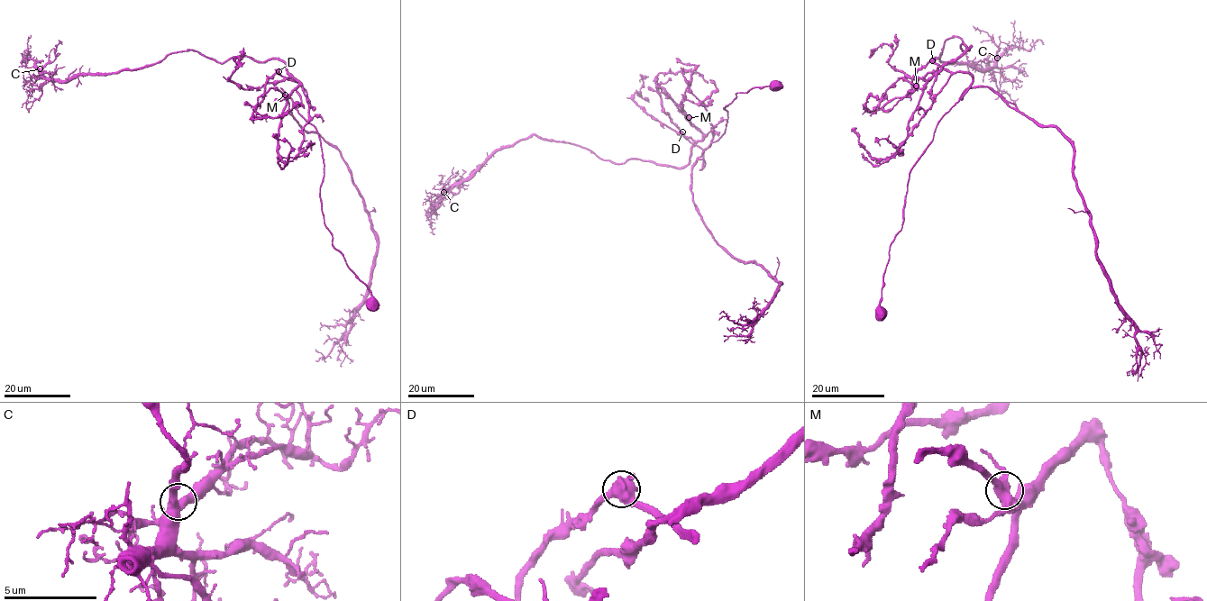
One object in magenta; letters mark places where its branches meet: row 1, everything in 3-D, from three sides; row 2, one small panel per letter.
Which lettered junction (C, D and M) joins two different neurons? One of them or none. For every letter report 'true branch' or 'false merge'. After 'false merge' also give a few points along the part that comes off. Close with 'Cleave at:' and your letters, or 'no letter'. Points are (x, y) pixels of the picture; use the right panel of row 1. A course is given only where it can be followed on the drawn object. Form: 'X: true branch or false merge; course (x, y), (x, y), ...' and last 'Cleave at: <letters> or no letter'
C: true branch
D: true branch
M: false merge; course (917, 86), (971, 46), (947, 39), (935, 59), (980, 70), (1010, 49), (1044, 44)
Cleave at: M

